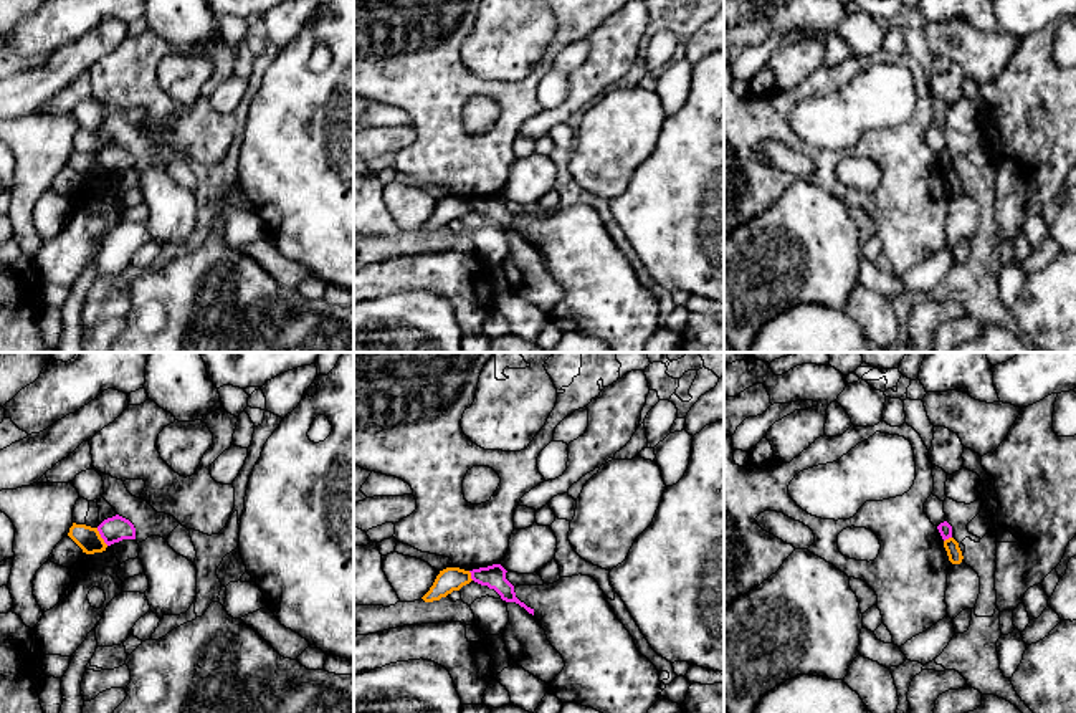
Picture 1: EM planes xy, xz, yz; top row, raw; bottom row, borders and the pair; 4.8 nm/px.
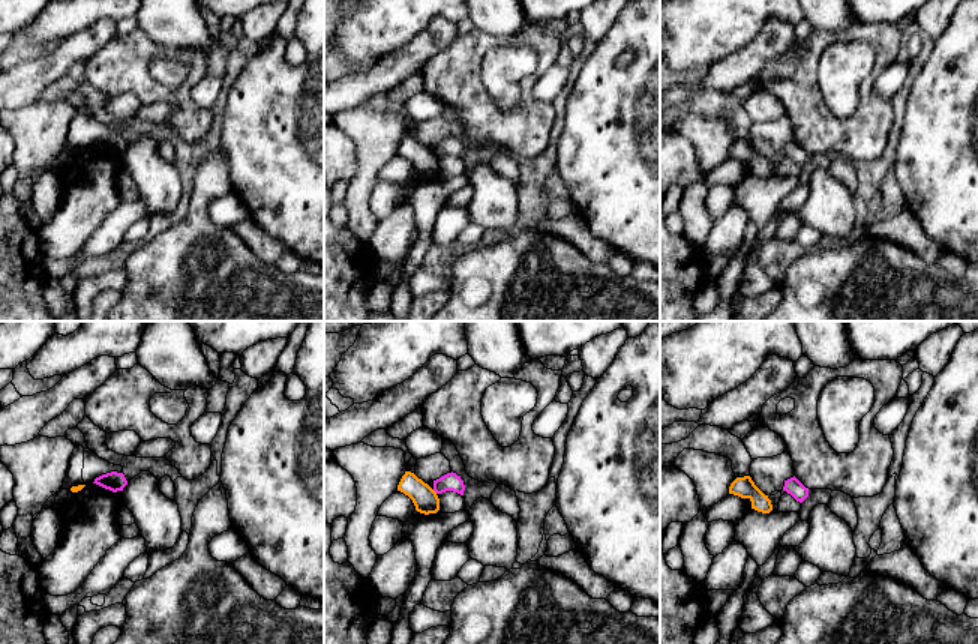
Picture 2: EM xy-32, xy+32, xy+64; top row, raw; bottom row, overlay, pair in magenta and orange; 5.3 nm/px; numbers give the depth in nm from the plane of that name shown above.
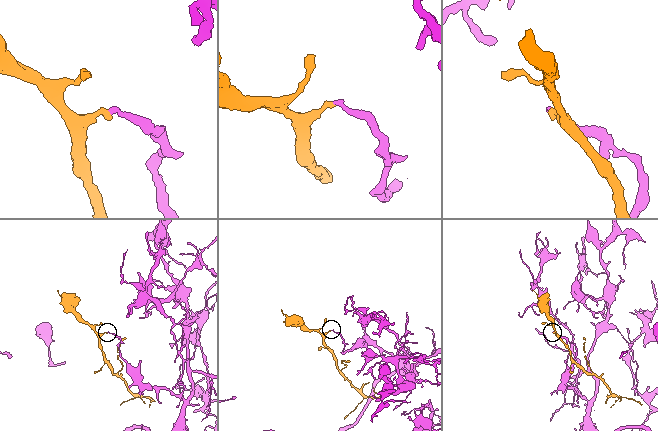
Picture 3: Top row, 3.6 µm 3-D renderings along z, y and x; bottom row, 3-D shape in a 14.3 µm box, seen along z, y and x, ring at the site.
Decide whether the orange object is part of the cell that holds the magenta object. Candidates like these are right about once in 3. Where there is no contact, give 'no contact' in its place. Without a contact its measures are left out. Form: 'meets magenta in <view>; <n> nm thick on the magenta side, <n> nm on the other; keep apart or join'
meets magenta in xy; 130 nm thick on the magenta side, 120 nm on the other; keep apart

